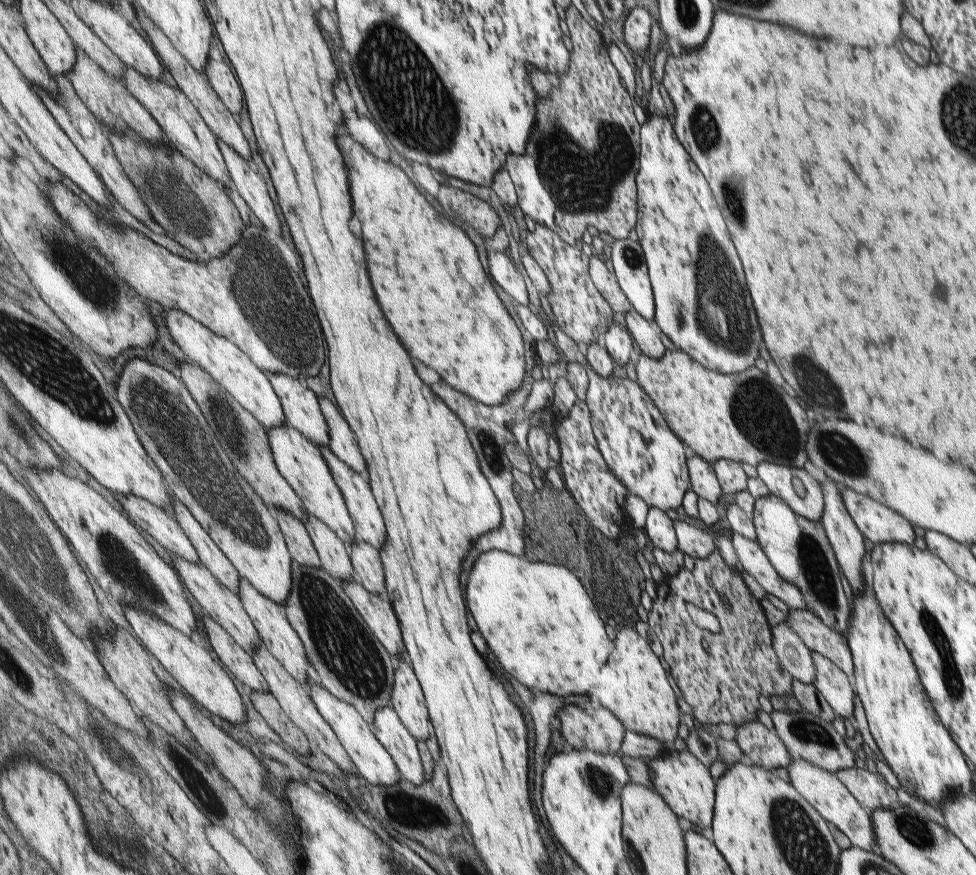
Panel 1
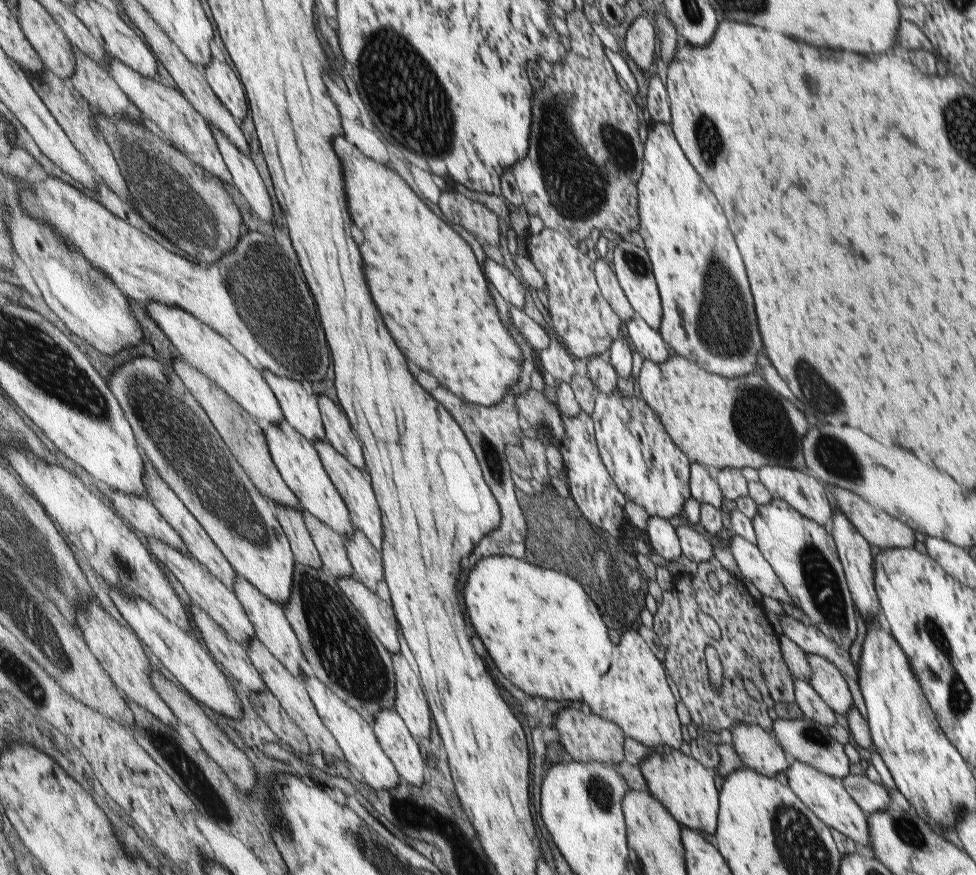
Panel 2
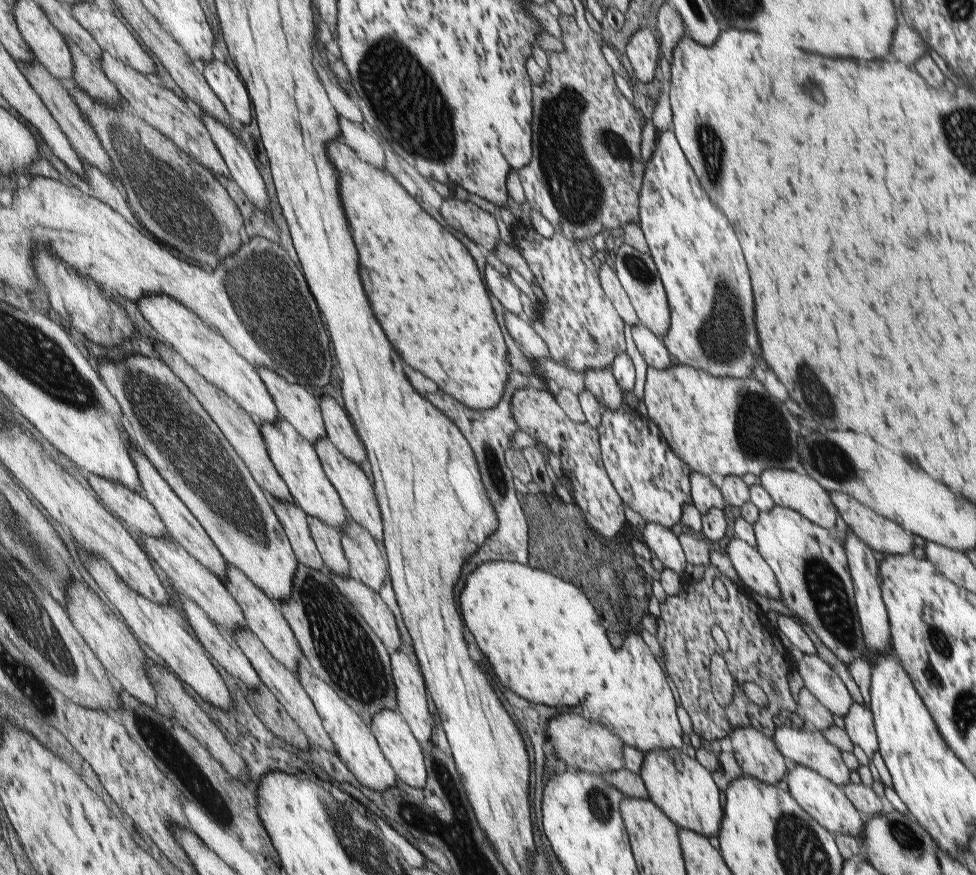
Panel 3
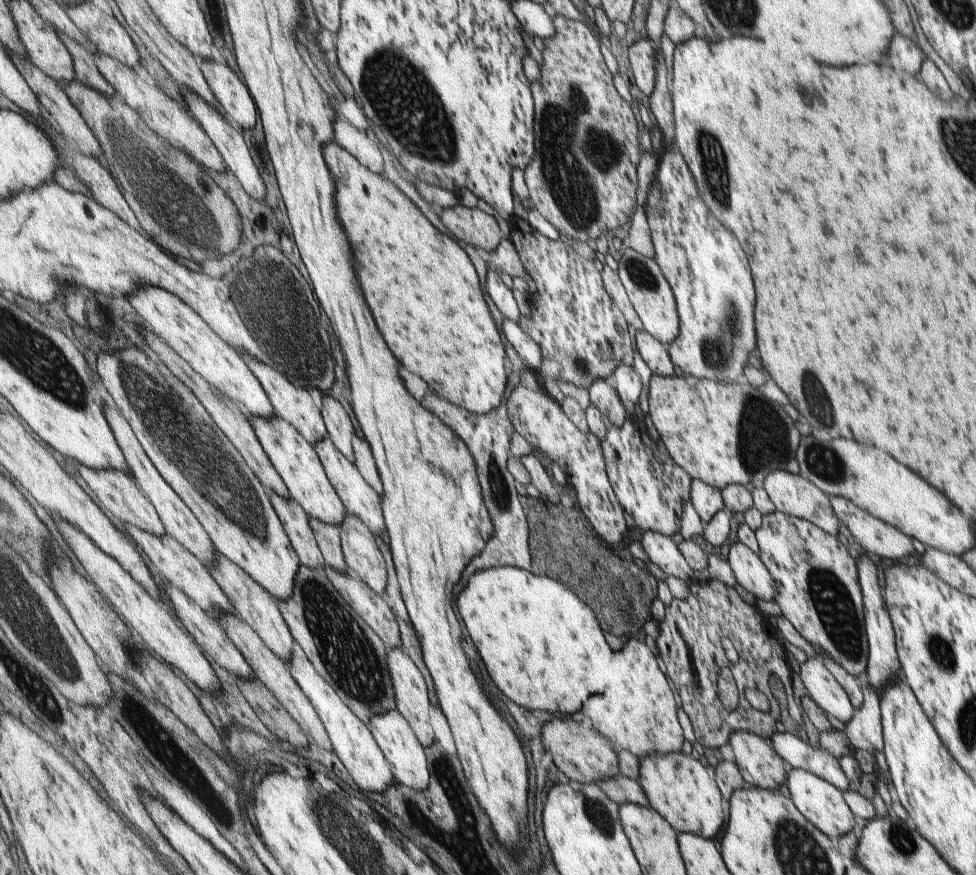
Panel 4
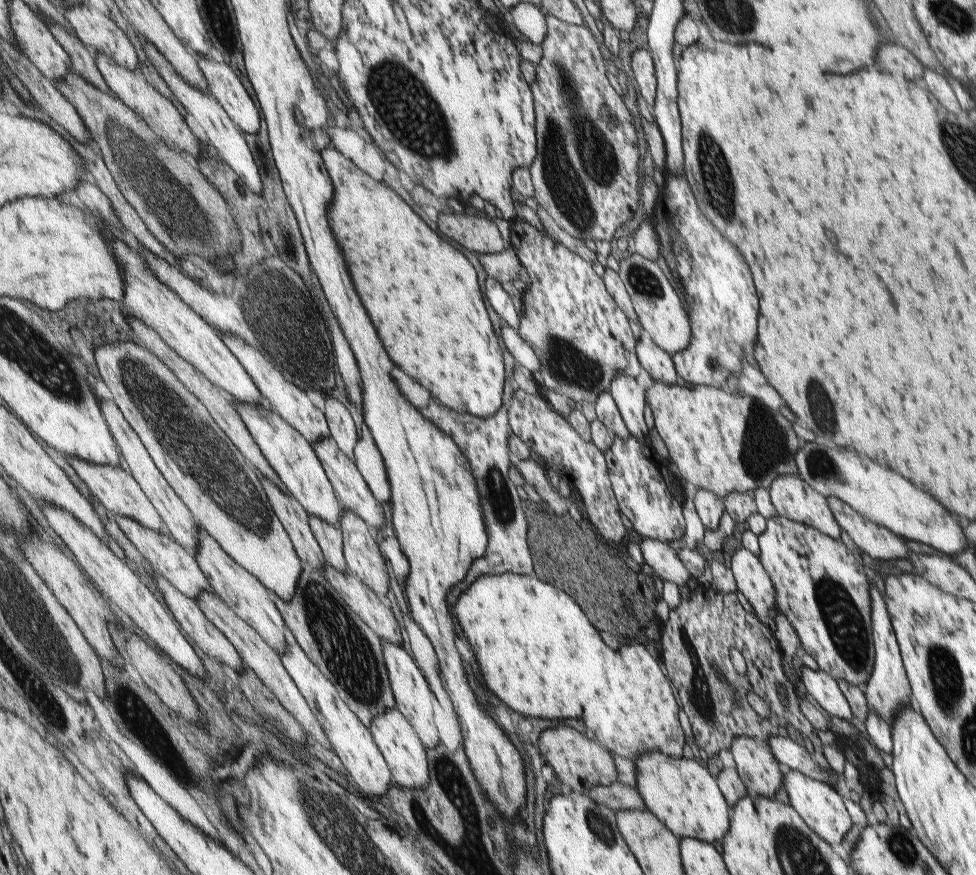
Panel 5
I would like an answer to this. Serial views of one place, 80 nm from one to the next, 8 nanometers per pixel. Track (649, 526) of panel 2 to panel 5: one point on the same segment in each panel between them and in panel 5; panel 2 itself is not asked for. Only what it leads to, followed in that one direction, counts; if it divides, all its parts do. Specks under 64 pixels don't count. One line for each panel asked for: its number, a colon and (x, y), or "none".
3: (662, 544)
4: (661, 551)
5: (666, 565)

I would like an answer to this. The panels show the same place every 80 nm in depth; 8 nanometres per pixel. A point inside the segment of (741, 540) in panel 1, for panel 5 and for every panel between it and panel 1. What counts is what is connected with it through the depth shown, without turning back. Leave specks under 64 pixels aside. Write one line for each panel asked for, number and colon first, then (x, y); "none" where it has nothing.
2: (753, 566)
3: (753, 570)
4: (751, 575)
5: (752, 582)

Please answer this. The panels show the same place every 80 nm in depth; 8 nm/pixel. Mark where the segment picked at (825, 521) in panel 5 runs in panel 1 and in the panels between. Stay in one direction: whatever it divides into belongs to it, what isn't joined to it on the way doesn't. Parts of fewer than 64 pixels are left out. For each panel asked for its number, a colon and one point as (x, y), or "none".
1: (796, 487)
2: (805, 493)
3: (796, 491)
4: (794, 495)

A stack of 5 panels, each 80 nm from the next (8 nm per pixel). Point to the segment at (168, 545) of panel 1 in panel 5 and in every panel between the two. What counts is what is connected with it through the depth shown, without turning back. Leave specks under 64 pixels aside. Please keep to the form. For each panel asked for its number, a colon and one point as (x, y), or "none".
2: (140, 512)
3: (133, 508)
4: (118, 491)
5: (121, 493)

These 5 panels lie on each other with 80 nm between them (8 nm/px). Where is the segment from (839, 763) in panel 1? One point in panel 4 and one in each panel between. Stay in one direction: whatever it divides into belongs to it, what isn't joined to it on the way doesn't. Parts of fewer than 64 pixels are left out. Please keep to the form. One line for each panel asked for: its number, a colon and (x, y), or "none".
2: (804, 740)
3: (807, 747)
4: (795, 750)

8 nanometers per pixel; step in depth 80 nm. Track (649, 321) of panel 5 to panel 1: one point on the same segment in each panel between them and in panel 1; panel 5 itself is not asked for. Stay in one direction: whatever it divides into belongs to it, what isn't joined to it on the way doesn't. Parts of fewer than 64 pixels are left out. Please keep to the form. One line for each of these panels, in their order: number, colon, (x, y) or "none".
1: (627, 263)
2: (632, 268)
3: (636, 273)
4: (649, 293)

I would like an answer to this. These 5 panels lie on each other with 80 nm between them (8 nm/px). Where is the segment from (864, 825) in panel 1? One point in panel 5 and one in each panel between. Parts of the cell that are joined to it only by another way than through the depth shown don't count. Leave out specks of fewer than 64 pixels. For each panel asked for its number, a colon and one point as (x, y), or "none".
2: (825, 796)
3: (825, 802)
4: (822, 804)
5: (822, 808)

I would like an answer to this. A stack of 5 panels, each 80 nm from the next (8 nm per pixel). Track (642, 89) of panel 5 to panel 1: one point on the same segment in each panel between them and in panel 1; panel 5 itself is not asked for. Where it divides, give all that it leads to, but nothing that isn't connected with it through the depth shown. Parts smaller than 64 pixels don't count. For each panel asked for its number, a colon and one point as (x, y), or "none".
1: (635, 28)
2: (639, 40)
3: (642, 51)
4: (641, 56)

